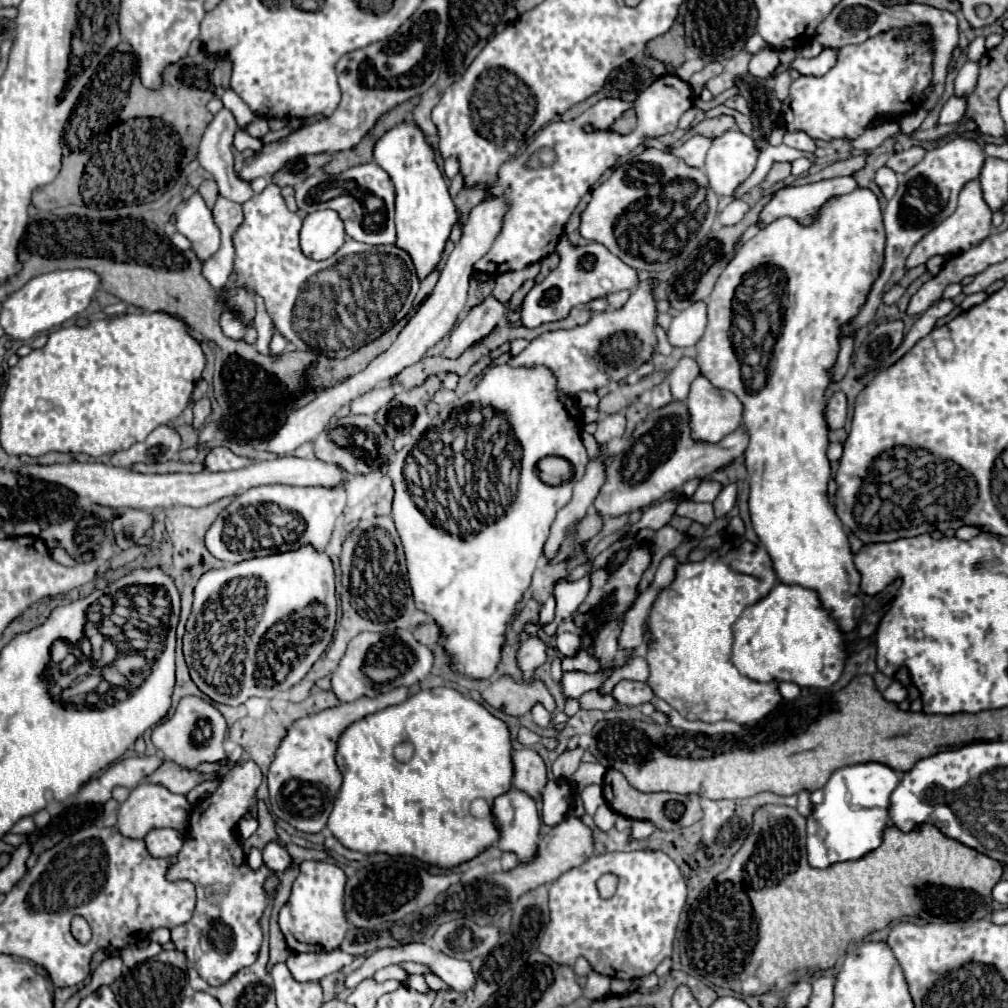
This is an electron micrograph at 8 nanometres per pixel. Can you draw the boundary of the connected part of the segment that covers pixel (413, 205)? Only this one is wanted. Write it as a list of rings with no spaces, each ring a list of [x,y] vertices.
[[[409,117],[383,133],[373,149],[375,163],[391,177],[395,185],[395,225],[397,247],[405,249],[417,269],[419,279],[427,277],[443,255],[449,239],[449,229],[457,219],[453,199],[447,191],[447,181],[435,159],[435,149],[429,145],[425,133]]]

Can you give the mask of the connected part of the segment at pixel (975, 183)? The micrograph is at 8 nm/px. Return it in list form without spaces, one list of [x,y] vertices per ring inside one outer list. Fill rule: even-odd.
[[[973,179],[973,181],[965,183],[961,193],[959,193],[955,213],[949,215],[943,223],[933,227],[923,239],[917,241],[911,255],[907,257],[907,269],[913,269],[917,265],[927,263],[927,259],[933,257],[933,255],[949,255],[949,253],[961,253],[965,249],[971,249],[973,245],[977,245],[979,241],[983,241],[991,233],[991,215],[993,215],[991,209],[983,201],[979,179]]]

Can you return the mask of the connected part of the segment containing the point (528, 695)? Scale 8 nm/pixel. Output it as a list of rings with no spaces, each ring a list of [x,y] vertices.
[[[501,675],[483,691],[483,699],[513,717],[525,715],[533,707],[533,701],[541,701],[551,713],[555,711],[555,699],[539,679],[517,683],[509,675]]]

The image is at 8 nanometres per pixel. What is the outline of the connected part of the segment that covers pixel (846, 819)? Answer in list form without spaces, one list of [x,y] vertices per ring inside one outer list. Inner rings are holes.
[[[861,763],[837,769],[823,787],[825,799],[813,805],[807,817],[807,861],[825,869],[831,863],[863,857],[881,843],[883,827],[889,819],[889,797],[899,785],[899,775],[881,763]]]

